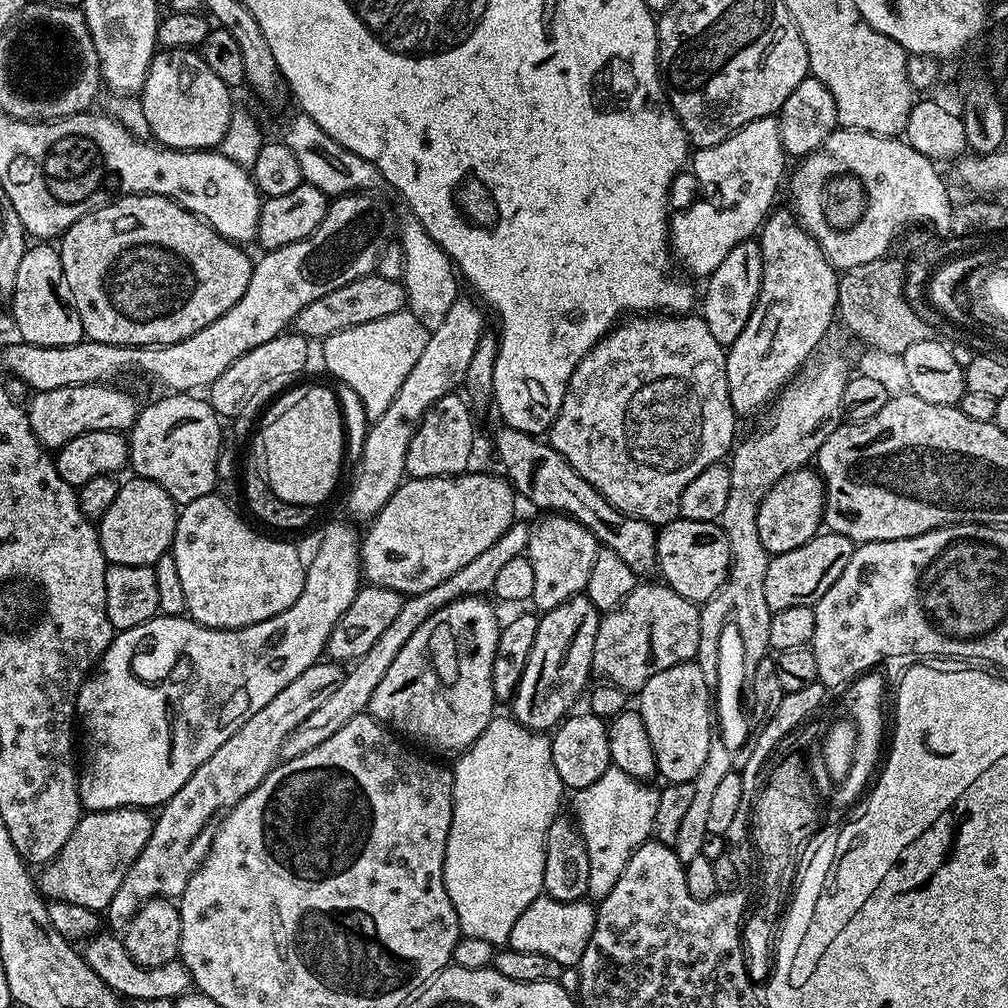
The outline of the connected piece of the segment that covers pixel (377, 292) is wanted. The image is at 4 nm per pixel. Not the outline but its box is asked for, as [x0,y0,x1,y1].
[294,274,408,342]

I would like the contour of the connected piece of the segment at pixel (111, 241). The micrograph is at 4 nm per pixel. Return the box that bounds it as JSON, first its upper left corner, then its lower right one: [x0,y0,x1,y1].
[58,192,254,346]

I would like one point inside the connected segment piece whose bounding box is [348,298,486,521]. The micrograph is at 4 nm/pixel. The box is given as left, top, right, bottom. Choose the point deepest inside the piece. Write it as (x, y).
(441, 369)

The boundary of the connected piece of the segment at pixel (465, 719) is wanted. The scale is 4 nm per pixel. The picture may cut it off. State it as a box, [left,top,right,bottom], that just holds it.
[367,596,502,754]

